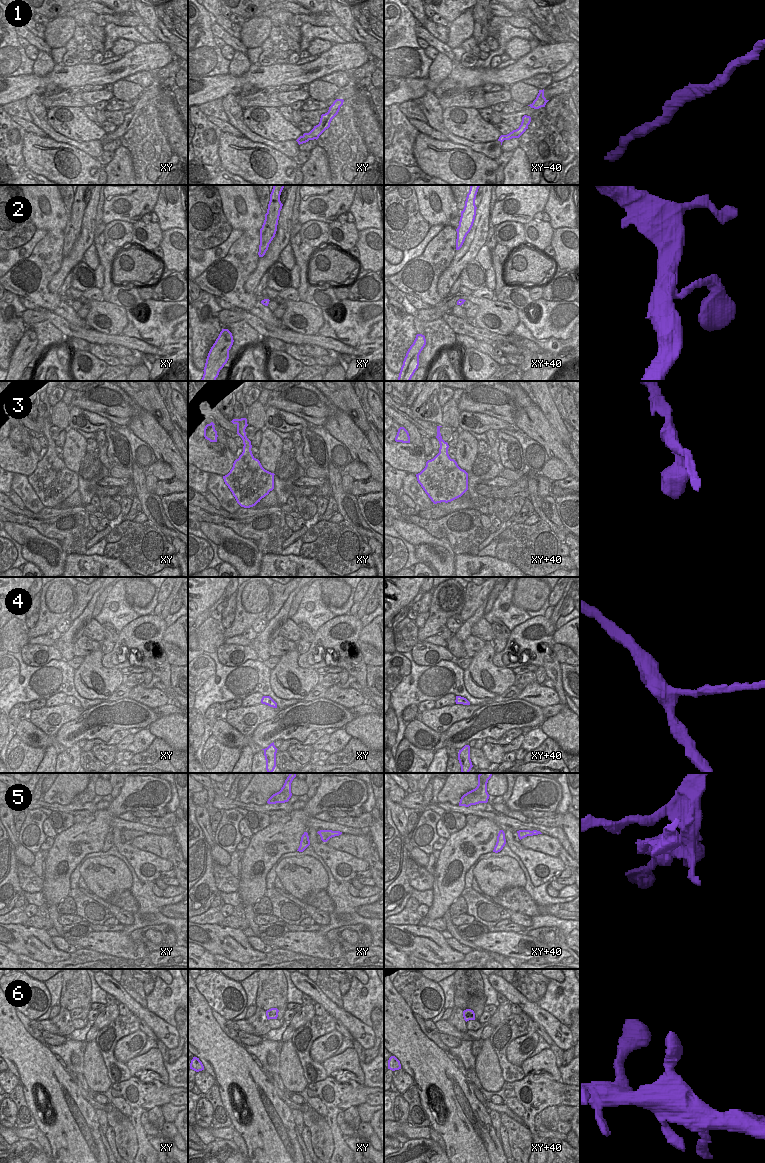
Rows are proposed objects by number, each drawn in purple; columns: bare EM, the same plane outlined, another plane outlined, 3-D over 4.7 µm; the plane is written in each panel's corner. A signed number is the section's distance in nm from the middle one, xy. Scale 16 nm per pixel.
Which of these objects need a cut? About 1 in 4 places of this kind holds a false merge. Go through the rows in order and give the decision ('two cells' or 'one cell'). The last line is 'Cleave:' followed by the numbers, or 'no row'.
1: one cell
2: one cell
3: one cell
4: one cell
5: two cells
6: one cell
Cleave: 5

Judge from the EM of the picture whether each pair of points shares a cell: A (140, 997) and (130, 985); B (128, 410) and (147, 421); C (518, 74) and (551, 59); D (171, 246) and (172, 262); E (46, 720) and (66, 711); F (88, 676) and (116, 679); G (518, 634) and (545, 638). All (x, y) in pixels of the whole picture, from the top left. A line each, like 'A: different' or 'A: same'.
A: same
B: different
C: same
D: same
E: same
F: same
G: same

